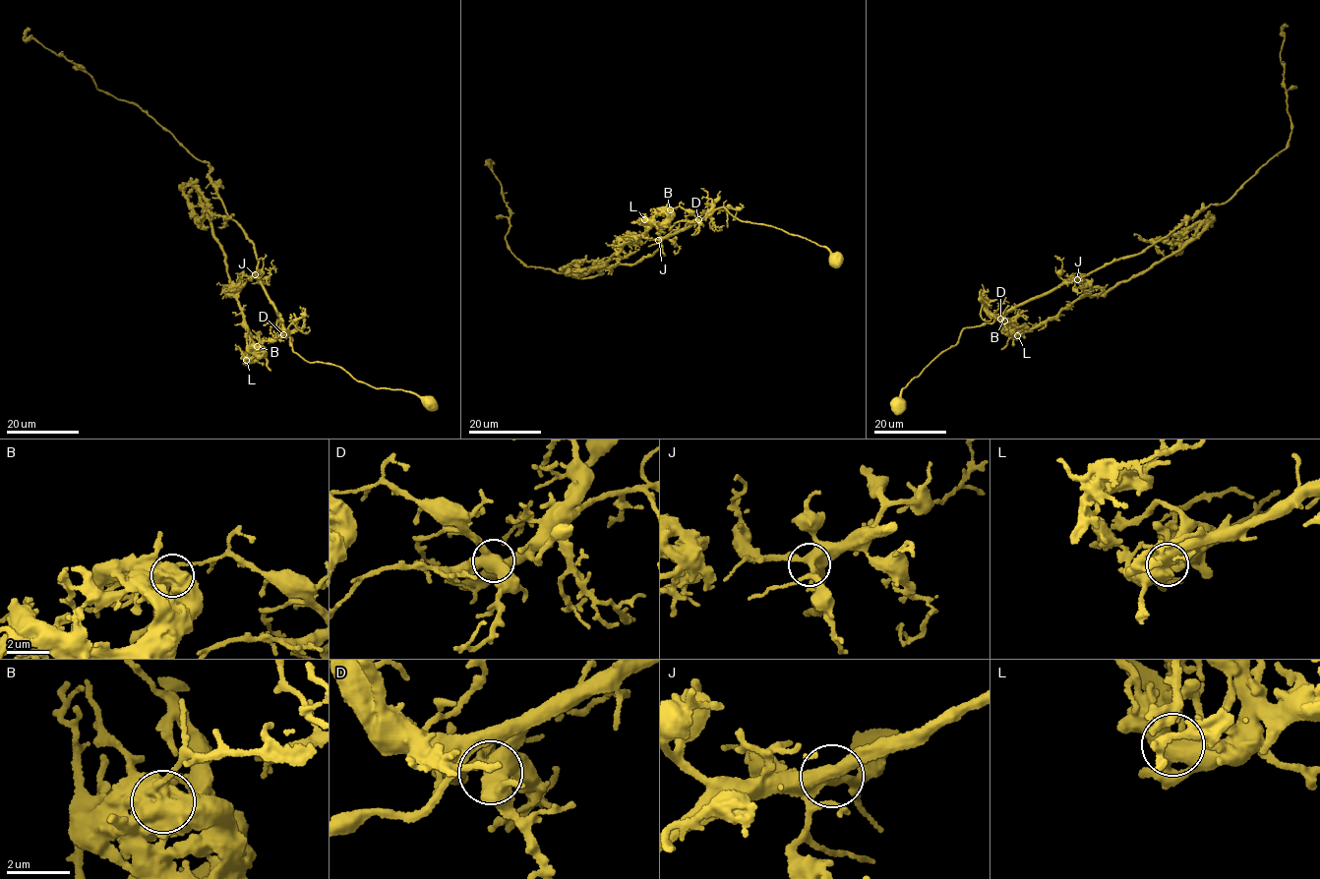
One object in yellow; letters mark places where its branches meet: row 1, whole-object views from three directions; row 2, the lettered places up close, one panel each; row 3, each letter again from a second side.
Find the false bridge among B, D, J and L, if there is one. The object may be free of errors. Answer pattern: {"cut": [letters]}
{"cut": ["B"]}

